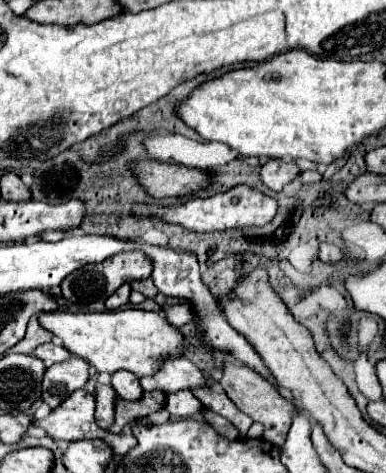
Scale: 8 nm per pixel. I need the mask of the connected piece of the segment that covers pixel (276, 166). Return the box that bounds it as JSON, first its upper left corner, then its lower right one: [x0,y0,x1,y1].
[259,159,301,191]

